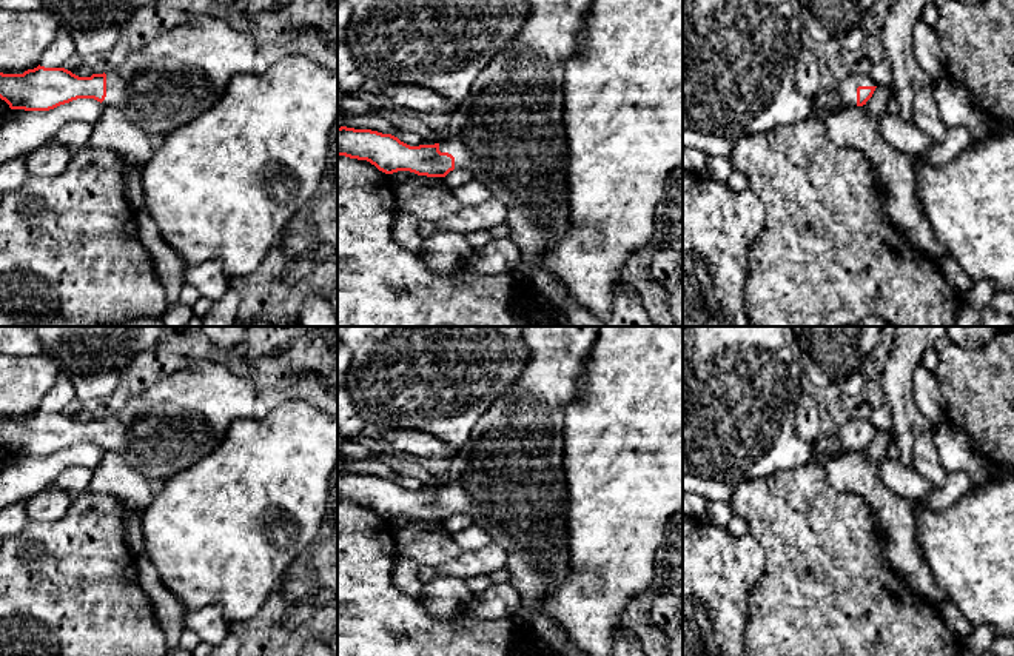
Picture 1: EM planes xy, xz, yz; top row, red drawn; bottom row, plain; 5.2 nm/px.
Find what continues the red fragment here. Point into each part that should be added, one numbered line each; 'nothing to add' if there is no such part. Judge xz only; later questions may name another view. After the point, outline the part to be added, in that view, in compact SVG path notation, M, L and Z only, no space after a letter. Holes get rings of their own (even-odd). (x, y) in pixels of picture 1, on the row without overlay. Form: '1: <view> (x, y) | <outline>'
1: xz (509, 476) | M524 326L522 339L529 350L529 359L522 374L513 382L513 385L501 394L493 405L482 414L482 417L475 423L470 437L464 447L458 450L458 453L452 457L448 480L441 485L439 496L448 497L455 502L455 513L467 513L473 517L473 522L487 531L492 542L498 544L507 554L505 567L510 573L509 584L519 594L519 605L530 608L535 611L535 619L532 622L532 633L536 634L541 641L544 641L552 651L558 651L561 656L590 656L581 650L578 650L569 639L564 628L552 621L544 611L542 605L547 599L547 594L558 588L562 581L570 573L569 567L569 547L567 547L567 480L564 474L564 411L566 408L576 399L579 390L579 377L584 373L586 360L598 339L599 326Z

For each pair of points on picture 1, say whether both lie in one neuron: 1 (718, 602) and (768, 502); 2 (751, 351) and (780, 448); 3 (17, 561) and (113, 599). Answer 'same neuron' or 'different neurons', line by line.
1: different neurons
2: same neuron
3: same neuron

